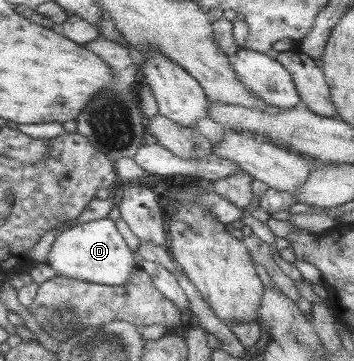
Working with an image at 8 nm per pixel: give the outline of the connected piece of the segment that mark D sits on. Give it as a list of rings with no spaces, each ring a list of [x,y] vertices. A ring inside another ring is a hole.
[[[102,218],[62,231],[50,249],[46,264],[50,265],[58,276],[102,285],[126,285],[133,269],[139,264],[132,252],[118,232],[115,221]]]

